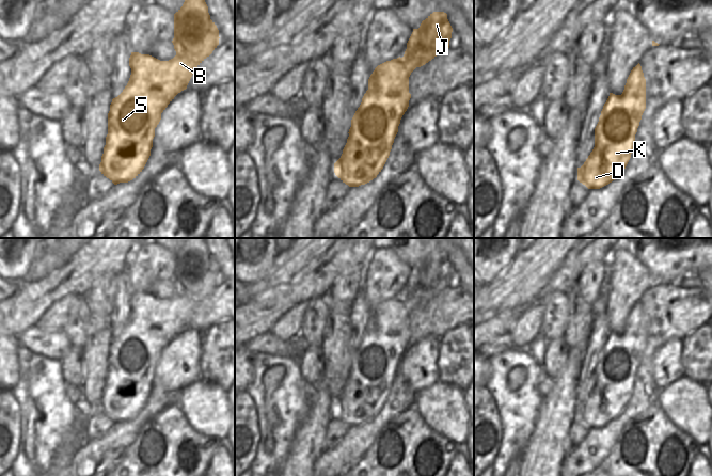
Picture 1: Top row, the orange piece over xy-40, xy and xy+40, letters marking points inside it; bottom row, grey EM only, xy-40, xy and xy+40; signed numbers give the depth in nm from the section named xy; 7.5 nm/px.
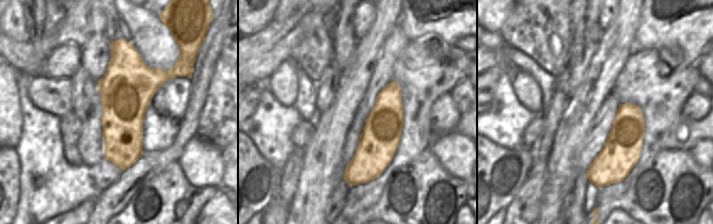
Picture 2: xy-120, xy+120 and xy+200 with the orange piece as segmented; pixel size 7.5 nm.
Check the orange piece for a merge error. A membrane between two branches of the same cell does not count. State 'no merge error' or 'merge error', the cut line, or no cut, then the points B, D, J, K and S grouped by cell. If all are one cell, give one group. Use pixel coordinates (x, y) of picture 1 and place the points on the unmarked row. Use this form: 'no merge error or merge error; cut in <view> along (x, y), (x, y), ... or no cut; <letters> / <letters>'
merge error; cut in xy-40 along (130, 316), (139, 324), (146, 323), (153, 329), (176, 333); B J / D K S

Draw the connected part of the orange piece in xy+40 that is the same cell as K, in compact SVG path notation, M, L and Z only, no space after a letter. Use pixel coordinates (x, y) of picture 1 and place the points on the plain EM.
M624 328L621 334L610 332L595 367L595 386L584 403L577 407L577 419L588 428L600 428L624 410L633 391L635 374L646 348L646 332Z

